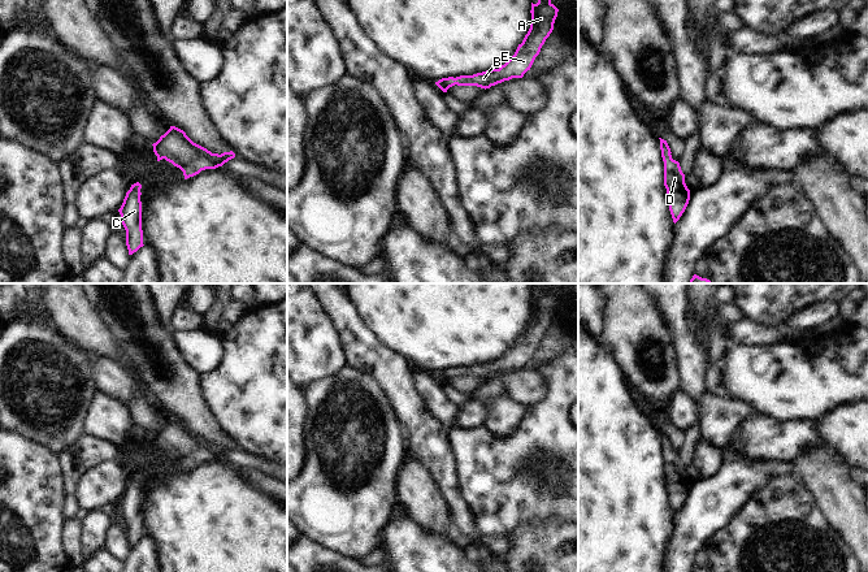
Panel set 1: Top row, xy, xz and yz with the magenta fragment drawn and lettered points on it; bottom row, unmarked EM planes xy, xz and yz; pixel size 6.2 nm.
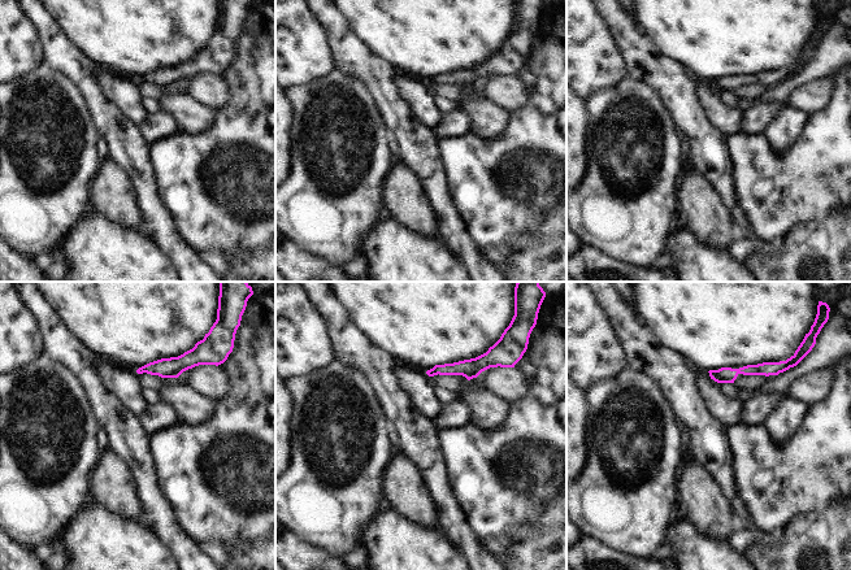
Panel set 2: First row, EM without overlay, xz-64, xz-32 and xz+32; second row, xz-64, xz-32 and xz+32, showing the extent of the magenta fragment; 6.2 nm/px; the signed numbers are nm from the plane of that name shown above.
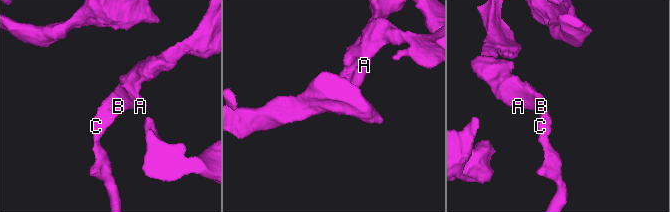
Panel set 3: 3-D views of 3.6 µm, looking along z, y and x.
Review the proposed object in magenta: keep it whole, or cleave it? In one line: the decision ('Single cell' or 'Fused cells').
Single cell

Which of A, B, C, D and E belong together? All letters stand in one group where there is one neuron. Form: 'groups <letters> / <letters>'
groups A B C D E

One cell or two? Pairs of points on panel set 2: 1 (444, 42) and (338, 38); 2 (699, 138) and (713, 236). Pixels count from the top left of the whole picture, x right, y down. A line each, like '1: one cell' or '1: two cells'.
1: two cells
2: two cells

